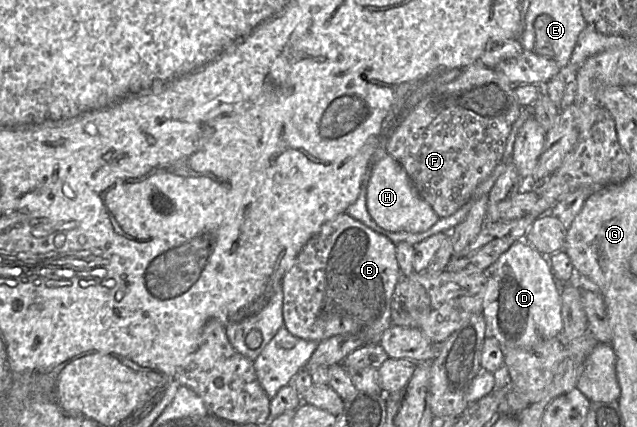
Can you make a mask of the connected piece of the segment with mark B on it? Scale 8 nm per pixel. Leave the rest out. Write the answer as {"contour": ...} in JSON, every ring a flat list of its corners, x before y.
{"contour":[[345,212,338,215,334,219,325,222,304,245,302,250,297,255,293,265,285,273,282,280,283,289,283,318,284,325,294,336,305,340,321,342,327,338,338,334,351,333,359,335,363,338,366,344,379,344,383,332,392,326,391,320,391,301,396,285,402,279,403,275,399,268,396,258,396,244,388,237,372,230,362,222,354,219]]}

